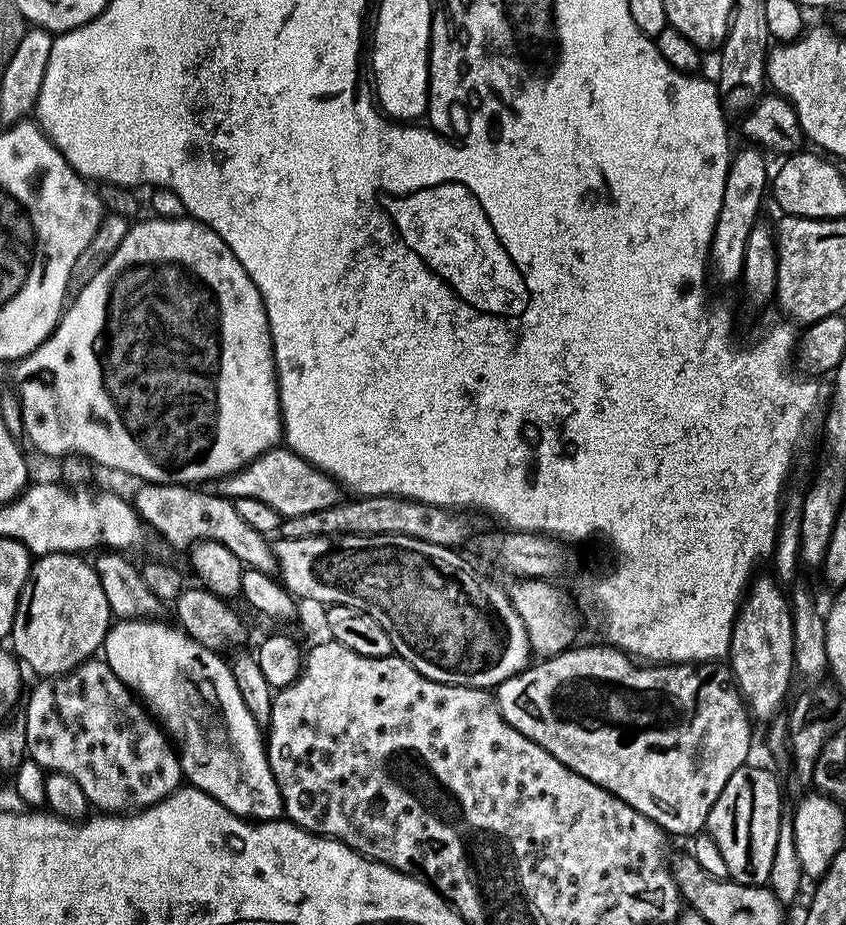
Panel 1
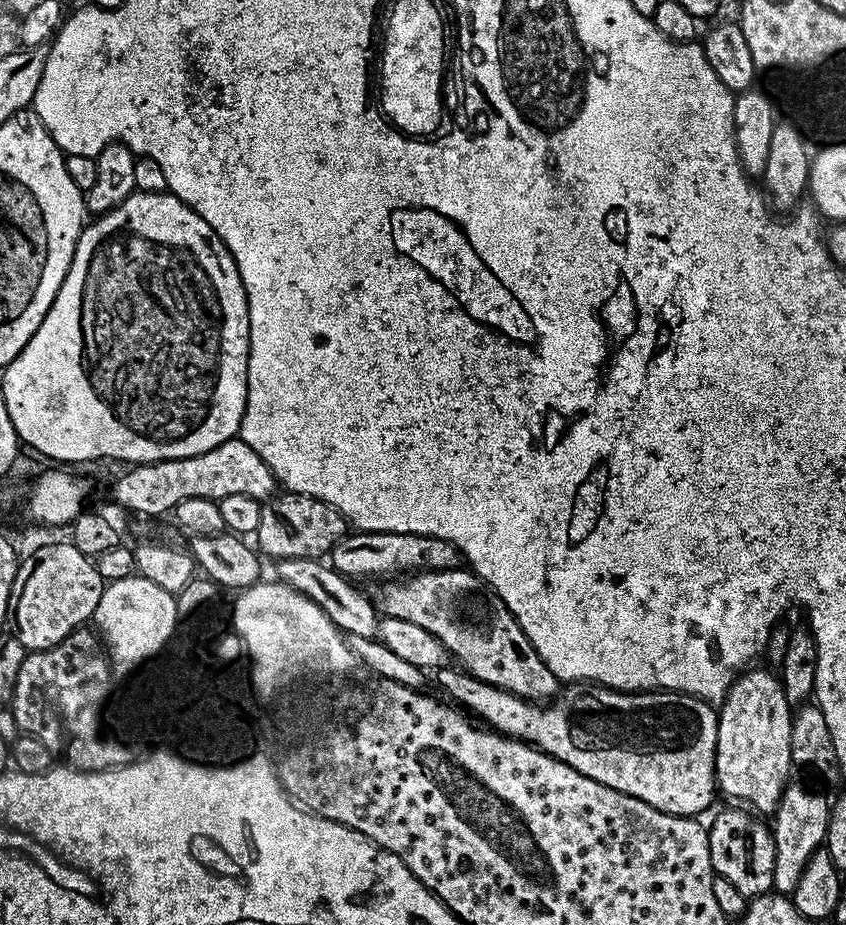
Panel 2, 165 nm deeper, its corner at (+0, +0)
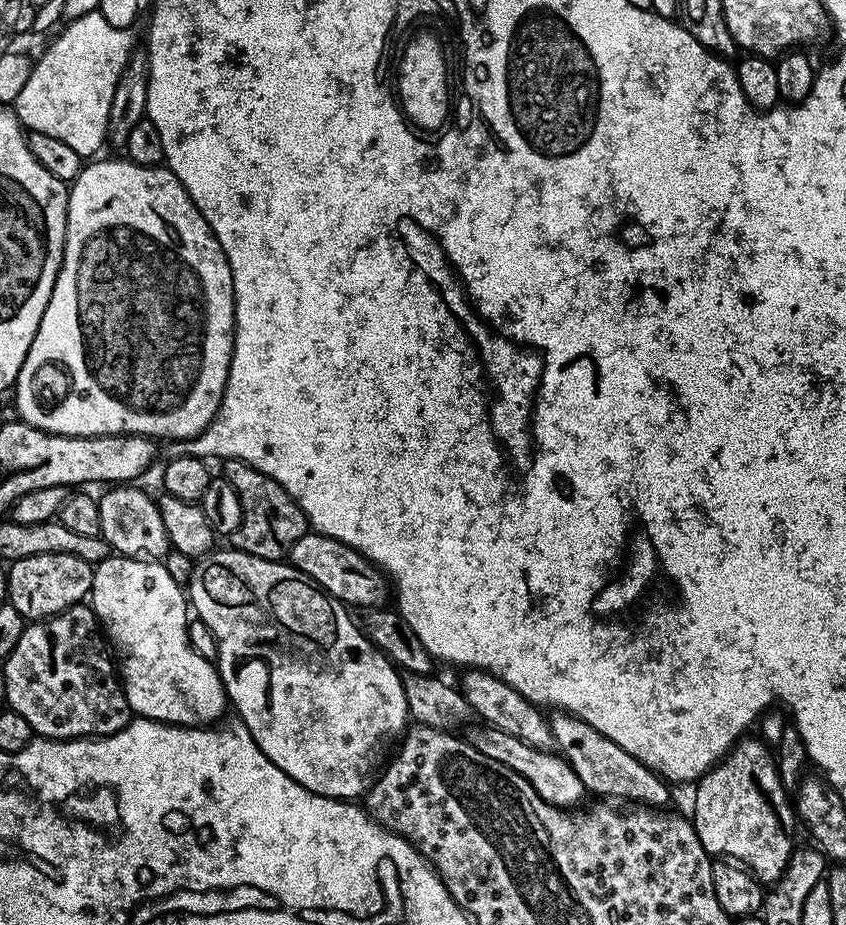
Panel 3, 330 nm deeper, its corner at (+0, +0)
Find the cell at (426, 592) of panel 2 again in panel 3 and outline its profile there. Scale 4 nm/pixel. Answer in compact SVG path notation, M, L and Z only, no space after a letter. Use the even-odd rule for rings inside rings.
M553 711L550 723L556 739L555 751L563 756L574 774L582 778L585 793L592 795L593 792L596 798L611 798L613 801L636 800L632 802L640 806L664 806L667 802L669 785L642 761L634 758L634 754L622 750L618 742L610 742L606 734L598 734L594 726L582 722L568 712Z

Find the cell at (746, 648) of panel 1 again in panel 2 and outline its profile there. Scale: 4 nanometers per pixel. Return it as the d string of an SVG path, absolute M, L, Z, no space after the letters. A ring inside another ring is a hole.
M749 667L741 671L728 691L723 693L724 705L719 705L716 721L718 738L716 739L716 782L721 793L729 796L729 801L739 802L757 813L775 813L785 784L789 783L788 771L794 768L790 738L792 737L793 709L790 707L781 677L771 667Z

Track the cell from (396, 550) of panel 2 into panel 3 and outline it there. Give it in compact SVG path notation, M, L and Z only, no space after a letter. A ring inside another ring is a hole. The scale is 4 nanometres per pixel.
M309 530L298 542L294 542L290 562L302 574L306 574L315 584L320 585L325 592L338 598L346 606L357 604L361 610L379 608L390 596L390 584L376 565L369 562L362 553L338 542L321 532Z

